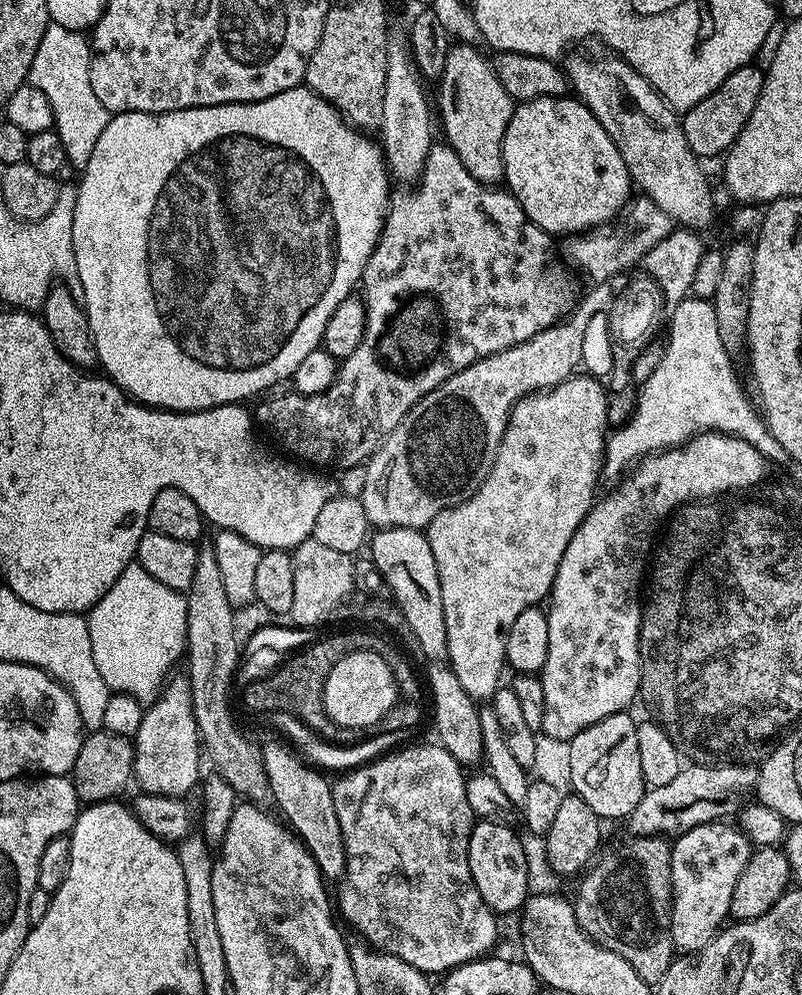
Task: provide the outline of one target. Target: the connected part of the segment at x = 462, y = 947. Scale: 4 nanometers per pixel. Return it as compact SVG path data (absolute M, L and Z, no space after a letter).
M417 742L409 743L407 746L401 747L399 750L393 750L388 752L387 755L377 757L376 760L370 761L368 764L364 764L359 768L352 768L345 771L343 774L337 775L331 781L332 793L334 794L334 810L338 814L338 826L342 826L342 838L344 839L344 849L348 855L348 861L345 864L344 875L339 881L338 887L340 887L340 904L338 900L338 910L344 914L345 918L348 919L350 927L356 931L355 935L359 939L363 940L364 943L372 945L380 952L389 952L394 954L398 958L402 958L402 962L410 962L410 966L414 966L419 972L425 974L443 974L449 972L451 968L457 968L462 966L466 962L471 960L479 960L481 956L491 953L493 951L492 943L496 940L496 920L498 920L497 913L493 912L488 907L487 902L482 898L482 894L478 894L478 886L474 886L474 878L470 874L470 858L468 857L468 847L470 846L470 834L472 833L472 826L474 823L474 813L470 810L470 802L466 802L466 772L465 769L460 765L450 754L450 750L446 750L441 746L439 742L432 742L432 744L416 744Z

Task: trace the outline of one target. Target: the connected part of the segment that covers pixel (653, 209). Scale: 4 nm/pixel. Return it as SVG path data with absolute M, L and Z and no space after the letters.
M636 194L624 205L623 212L619 212L616 219L609 224L569 235L563 241L564 256L570 263L577 264L581 274L589 276L589 281L608 280L611 276L627 273L627 268L632 268L635 264L637 267L650 251L650 246L654 246L652 242L662 242L662 238L666 238L672 231L673 220L663 213L650 197Z

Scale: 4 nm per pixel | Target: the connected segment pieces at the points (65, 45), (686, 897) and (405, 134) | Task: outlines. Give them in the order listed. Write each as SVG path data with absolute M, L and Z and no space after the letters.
M49 23L42 42L38 42L38 54L30 62L30 74L27 83L37 87L46 94L53 111L54 131L62 138L62 147L66 149L66 158L76 170L83 170L98 146L98 137L106 130L110 114L102 102L94 95L90 87L90 62L92 45L83 32L66 30L66 26Z
M717 822L694 826L689 832L681 832L672 844L670 878L672 879L672 947L680 954L698 954L721 931L724 919L729 919L730 902L734 886L738 883L748 859L754 851L739 827L732 822Z
M400 34L400 36L393 35L388 42L387 54L386 54L386 90L382 94L382 118L380 119L380 127L378 129L378 143L384 153L384 162L388 165L388 171L390 173L391 179L393 181L401 180L401 185L412 186L419 181L422 170L426 166L426 158L430 154L432 145L434 143L434 137L432 137L432 120L434 124L434 108L428 105L428 96L424 93L425 83L422 81L422 77L419 72L416 71L416 63L412 61L411 45L407 41L405 35Z

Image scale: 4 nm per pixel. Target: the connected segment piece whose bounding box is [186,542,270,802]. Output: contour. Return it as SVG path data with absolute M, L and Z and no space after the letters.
M208 542L203 544L197 547L194 582L190 582L186 593L186 675L192 695L192 713L200 731L203 755L207 763L209 760L216 767L213 768L215 775L228 782L237 797L248 802L264 802L269 799L270 793L261 753L236 729L236 720L228 705L228 691L234 687L234 677L241 661L242 644L240 640L236 641L237 613L227 601L213 545Z

